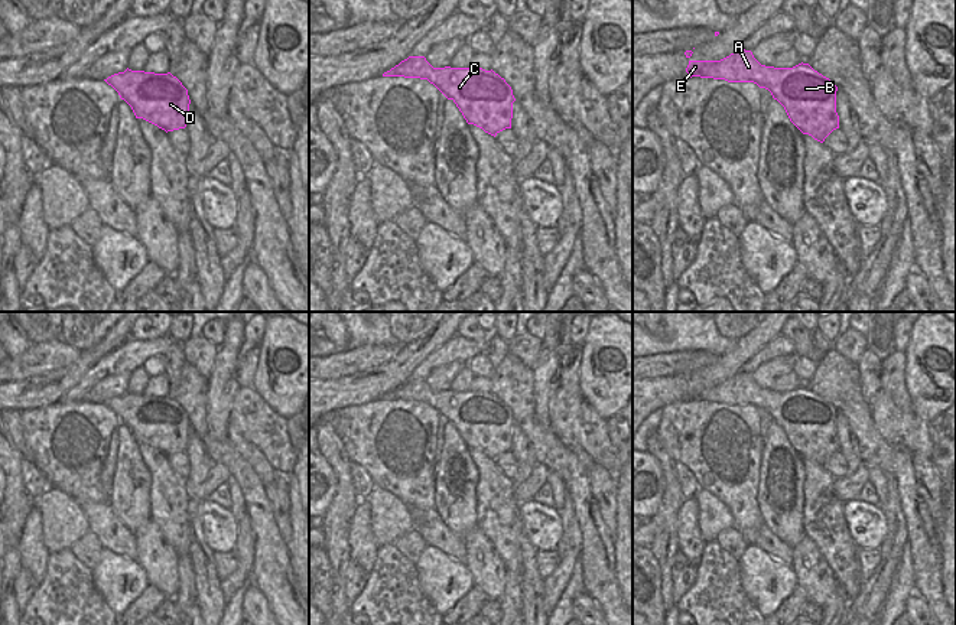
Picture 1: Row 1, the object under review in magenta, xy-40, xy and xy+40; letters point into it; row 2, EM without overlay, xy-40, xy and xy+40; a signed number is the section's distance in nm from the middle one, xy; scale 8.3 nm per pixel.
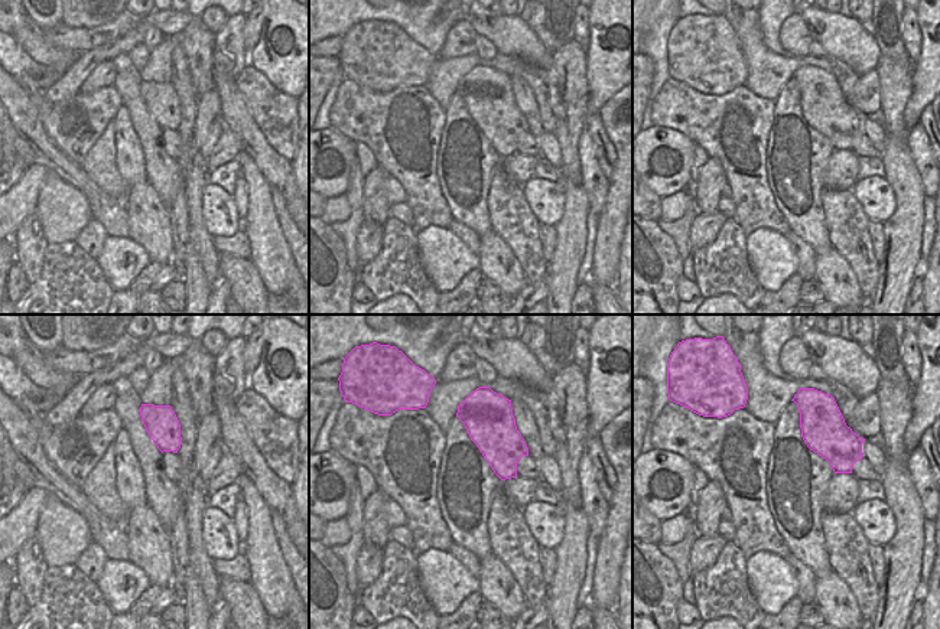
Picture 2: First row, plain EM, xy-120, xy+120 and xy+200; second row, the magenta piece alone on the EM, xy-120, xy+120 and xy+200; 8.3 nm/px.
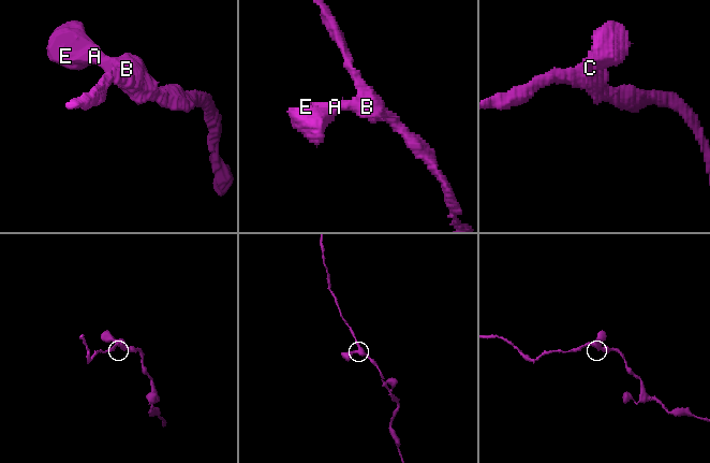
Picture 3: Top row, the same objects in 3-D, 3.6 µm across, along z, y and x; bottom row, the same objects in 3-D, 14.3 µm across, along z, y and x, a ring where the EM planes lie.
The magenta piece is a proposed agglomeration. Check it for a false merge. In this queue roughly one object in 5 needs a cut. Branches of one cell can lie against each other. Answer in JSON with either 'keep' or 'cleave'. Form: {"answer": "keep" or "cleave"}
{"answer": "keep"}

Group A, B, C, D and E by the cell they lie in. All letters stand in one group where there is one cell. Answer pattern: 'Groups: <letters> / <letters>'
Groups: A B C D E

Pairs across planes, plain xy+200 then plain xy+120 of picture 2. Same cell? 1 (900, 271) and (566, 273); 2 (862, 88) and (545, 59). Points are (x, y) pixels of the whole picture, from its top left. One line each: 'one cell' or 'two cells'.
1: one cell
2: two cells

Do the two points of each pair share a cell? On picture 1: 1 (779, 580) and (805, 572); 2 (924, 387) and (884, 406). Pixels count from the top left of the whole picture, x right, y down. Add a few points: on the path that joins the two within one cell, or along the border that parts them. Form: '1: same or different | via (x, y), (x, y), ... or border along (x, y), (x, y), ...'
1: different | border along (789, 566), (797, 585)
2: different | border along (913, 409), (927, 423)

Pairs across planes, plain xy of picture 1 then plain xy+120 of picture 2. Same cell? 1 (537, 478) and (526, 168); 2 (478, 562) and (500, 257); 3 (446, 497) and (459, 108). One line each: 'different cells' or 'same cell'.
1: same cell
2: same cell
3: same cell

